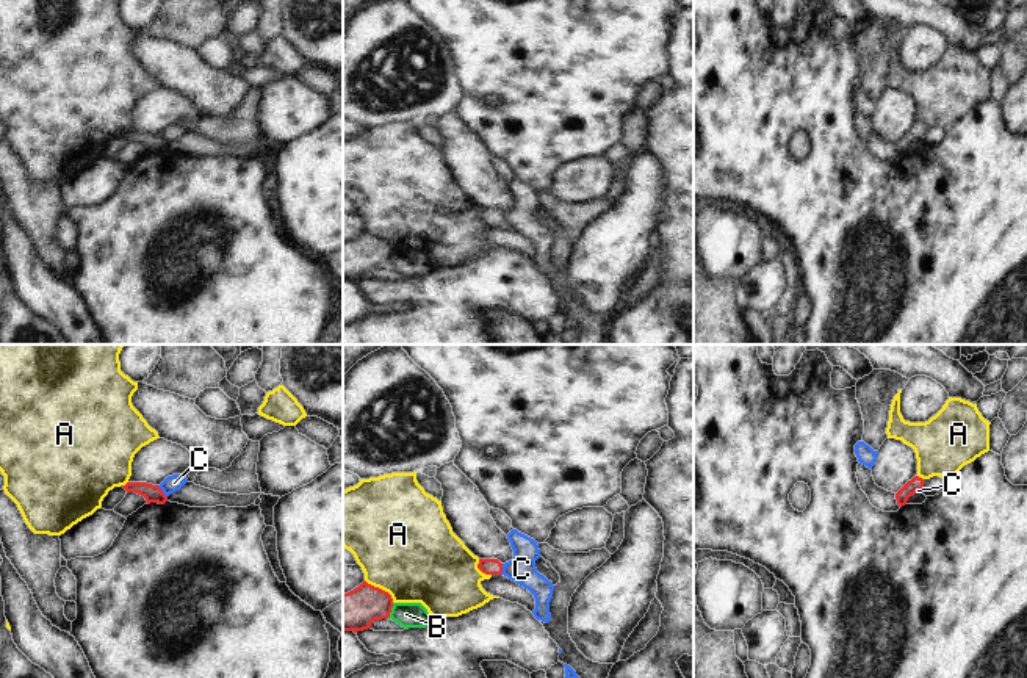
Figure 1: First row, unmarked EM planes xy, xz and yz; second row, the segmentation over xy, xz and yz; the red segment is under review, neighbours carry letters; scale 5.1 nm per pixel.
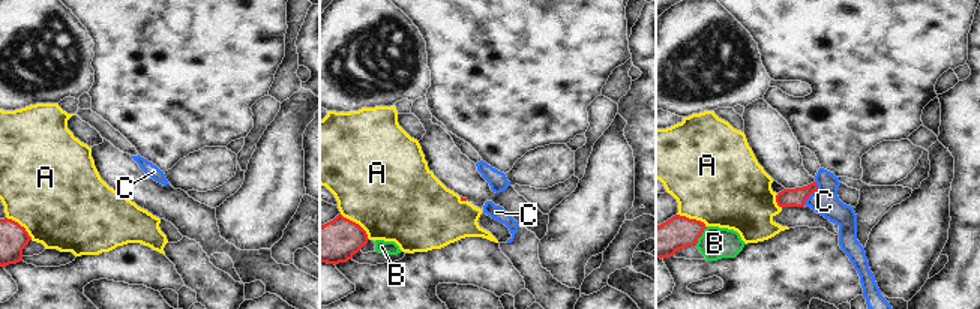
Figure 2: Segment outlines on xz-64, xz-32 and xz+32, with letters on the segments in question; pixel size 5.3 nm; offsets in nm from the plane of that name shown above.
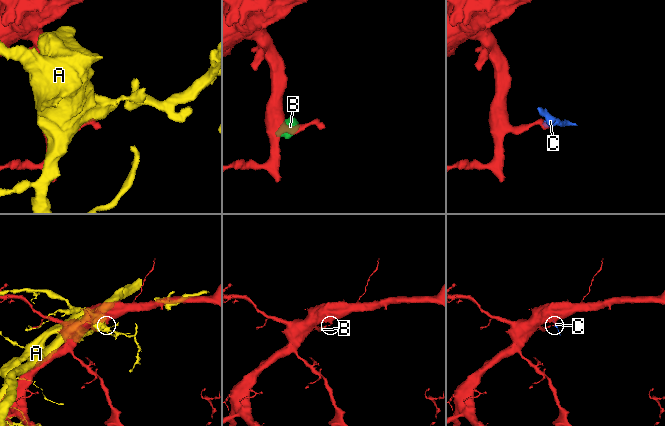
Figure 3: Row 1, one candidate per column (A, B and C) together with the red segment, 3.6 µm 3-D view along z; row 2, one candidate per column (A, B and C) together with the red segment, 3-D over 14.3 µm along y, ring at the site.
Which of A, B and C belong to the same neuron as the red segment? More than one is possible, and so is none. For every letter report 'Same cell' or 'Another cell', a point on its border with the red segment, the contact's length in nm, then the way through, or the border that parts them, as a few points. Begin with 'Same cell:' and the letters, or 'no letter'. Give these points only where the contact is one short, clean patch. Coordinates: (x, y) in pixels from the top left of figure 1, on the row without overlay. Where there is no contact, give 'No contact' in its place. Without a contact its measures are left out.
Same cell: no letter
A: Another cell. Touches red at xz (381, 238). Shared border 190 nm
B: Another cell. Touches red at xz (390, 260). Shared border 90 nm. Boundary: xz (393, 252), (387, 266)
C: Another cell. Touches red at xy (162, 141). Shared border 80 nm. Boundary: xy (157, 135), (166, 146)

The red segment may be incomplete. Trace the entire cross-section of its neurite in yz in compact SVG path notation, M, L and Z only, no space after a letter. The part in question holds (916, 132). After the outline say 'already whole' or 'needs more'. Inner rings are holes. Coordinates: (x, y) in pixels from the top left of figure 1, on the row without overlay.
M914 125L895 142L897 153L900 157L905 155L908 147L922 138L924 138L924 128L919 125Z; already whole

